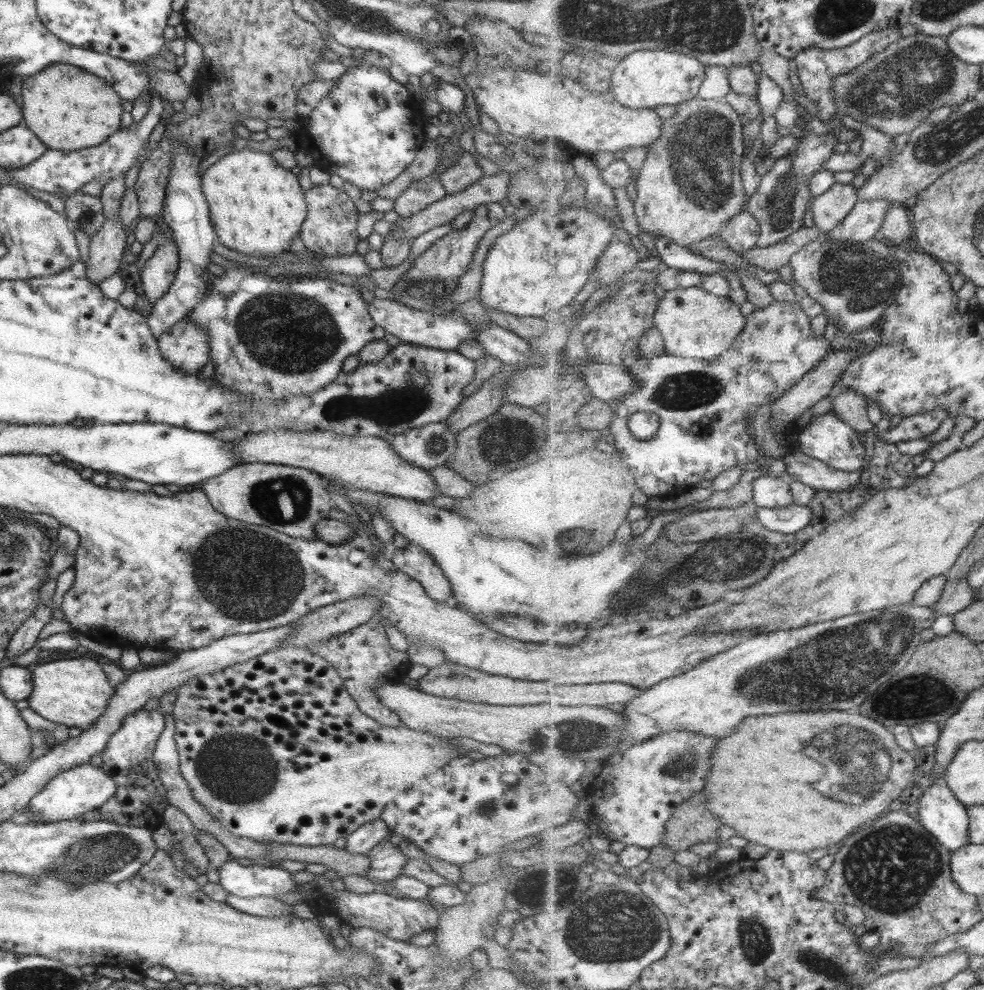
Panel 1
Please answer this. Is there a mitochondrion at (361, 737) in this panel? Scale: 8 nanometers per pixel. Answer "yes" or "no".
no

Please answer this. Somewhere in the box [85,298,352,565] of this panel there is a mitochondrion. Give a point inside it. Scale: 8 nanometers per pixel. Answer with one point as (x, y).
(287, 499)

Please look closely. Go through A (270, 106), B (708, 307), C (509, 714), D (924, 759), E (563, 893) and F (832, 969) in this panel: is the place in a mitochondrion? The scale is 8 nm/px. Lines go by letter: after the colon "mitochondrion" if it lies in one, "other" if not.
A: other
B: other
C: other
D: other
E: mitochondrion
F: mitochondrion

